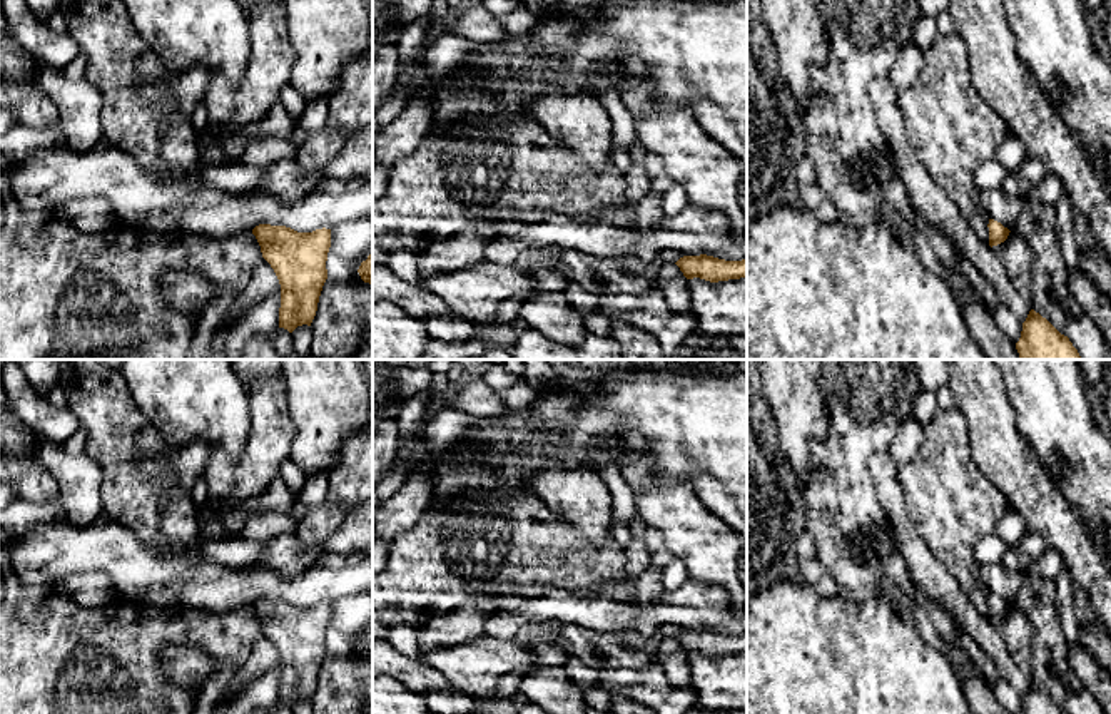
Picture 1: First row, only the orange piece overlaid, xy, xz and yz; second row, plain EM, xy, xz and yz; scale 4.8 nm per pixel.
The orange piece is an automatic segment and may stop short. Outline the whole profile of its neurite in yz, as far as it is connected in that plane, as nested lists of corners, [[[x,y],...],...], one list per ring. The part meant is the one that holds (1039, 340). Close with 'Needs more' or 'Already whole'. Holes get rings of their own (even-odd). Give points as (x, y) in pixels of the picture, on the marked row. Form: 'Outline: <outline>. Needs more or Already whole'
Outline: [[[1034,309],[1022,323],[1016,349],[1021,360],[1083,360],[1069,338]]]. Already whole

